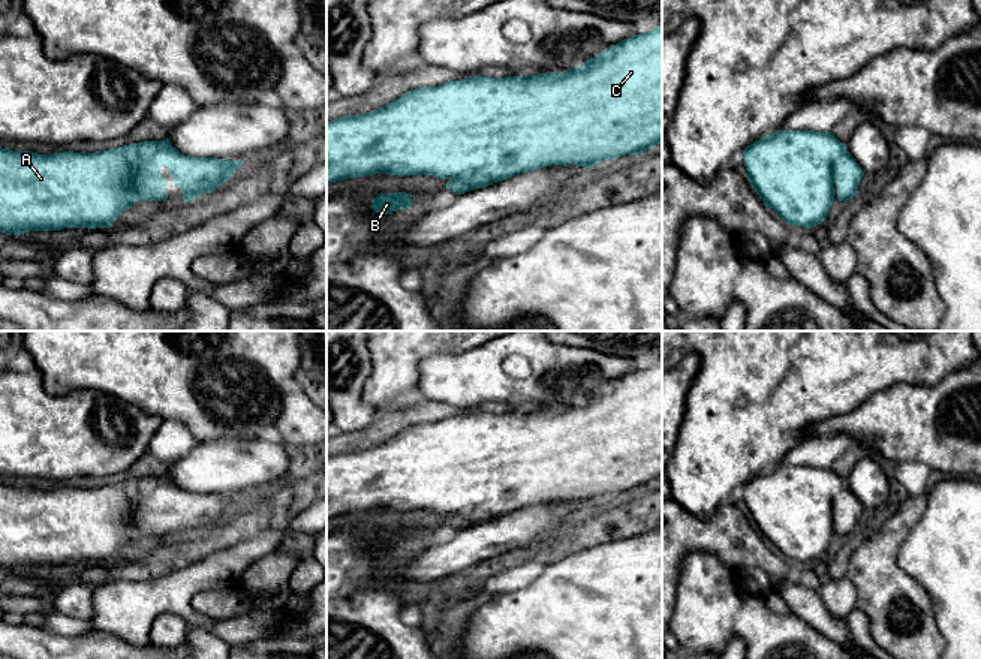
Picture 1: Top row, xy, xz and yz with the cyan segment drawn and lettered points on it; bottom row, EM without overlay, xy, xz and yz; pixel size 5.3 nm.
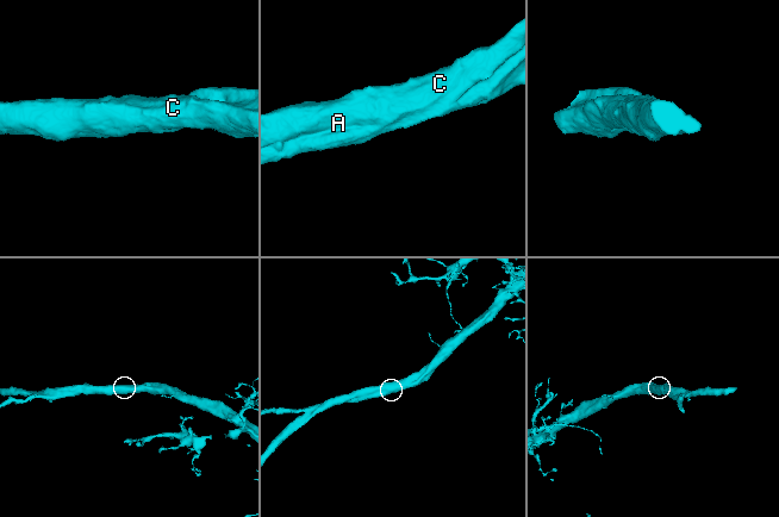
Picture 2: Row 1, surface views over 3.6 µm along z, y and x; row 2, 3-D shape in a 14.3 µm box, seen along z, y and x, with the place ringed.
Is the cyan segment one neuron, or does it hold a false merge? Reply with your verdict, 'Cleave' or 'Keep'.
Keep

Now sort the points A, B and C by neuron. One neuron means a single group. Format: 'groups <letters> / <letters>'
groups A B C

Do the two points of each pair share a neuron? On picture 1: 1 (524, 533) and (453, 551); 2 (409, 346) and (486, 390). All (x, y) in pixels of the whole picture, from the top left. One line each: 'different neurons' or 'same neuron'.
1: same neuron
2: different neurons

